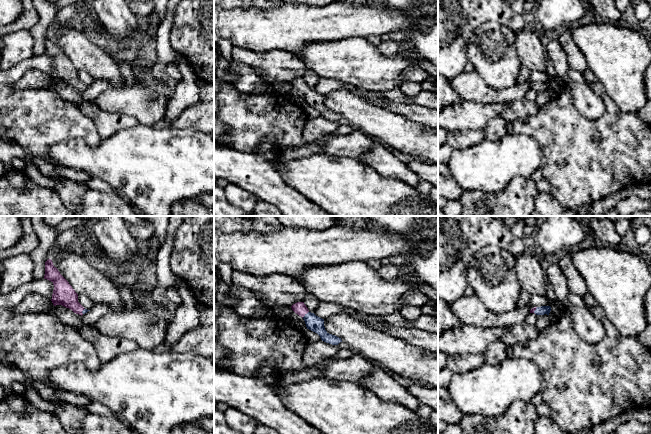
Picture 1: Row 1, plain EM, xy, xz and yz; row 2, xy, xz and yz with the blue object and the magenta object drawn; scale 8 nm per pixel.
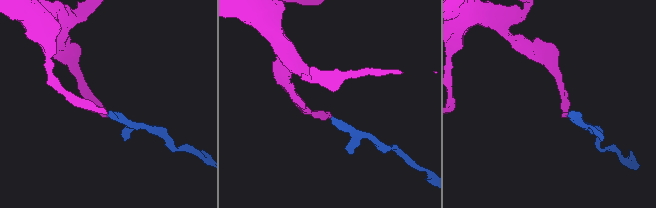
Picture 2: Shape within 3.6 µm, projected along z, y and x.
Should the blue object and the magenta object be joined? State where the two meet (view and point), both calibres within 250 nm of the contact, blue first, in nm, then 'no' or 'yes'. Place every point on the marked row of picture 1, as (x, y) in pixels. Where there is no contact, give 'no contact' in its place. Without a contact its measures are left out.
contact xz (305, 314); calibres 130 and 100 nm; yes

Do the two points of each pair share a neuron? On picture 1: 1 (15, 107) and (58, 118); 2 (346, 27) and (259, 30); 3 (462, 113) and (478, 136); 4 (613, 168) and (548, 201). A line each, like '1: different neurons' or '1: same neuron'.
1: same neuron
2: same neuron
3: different neurons
4: different neurons

